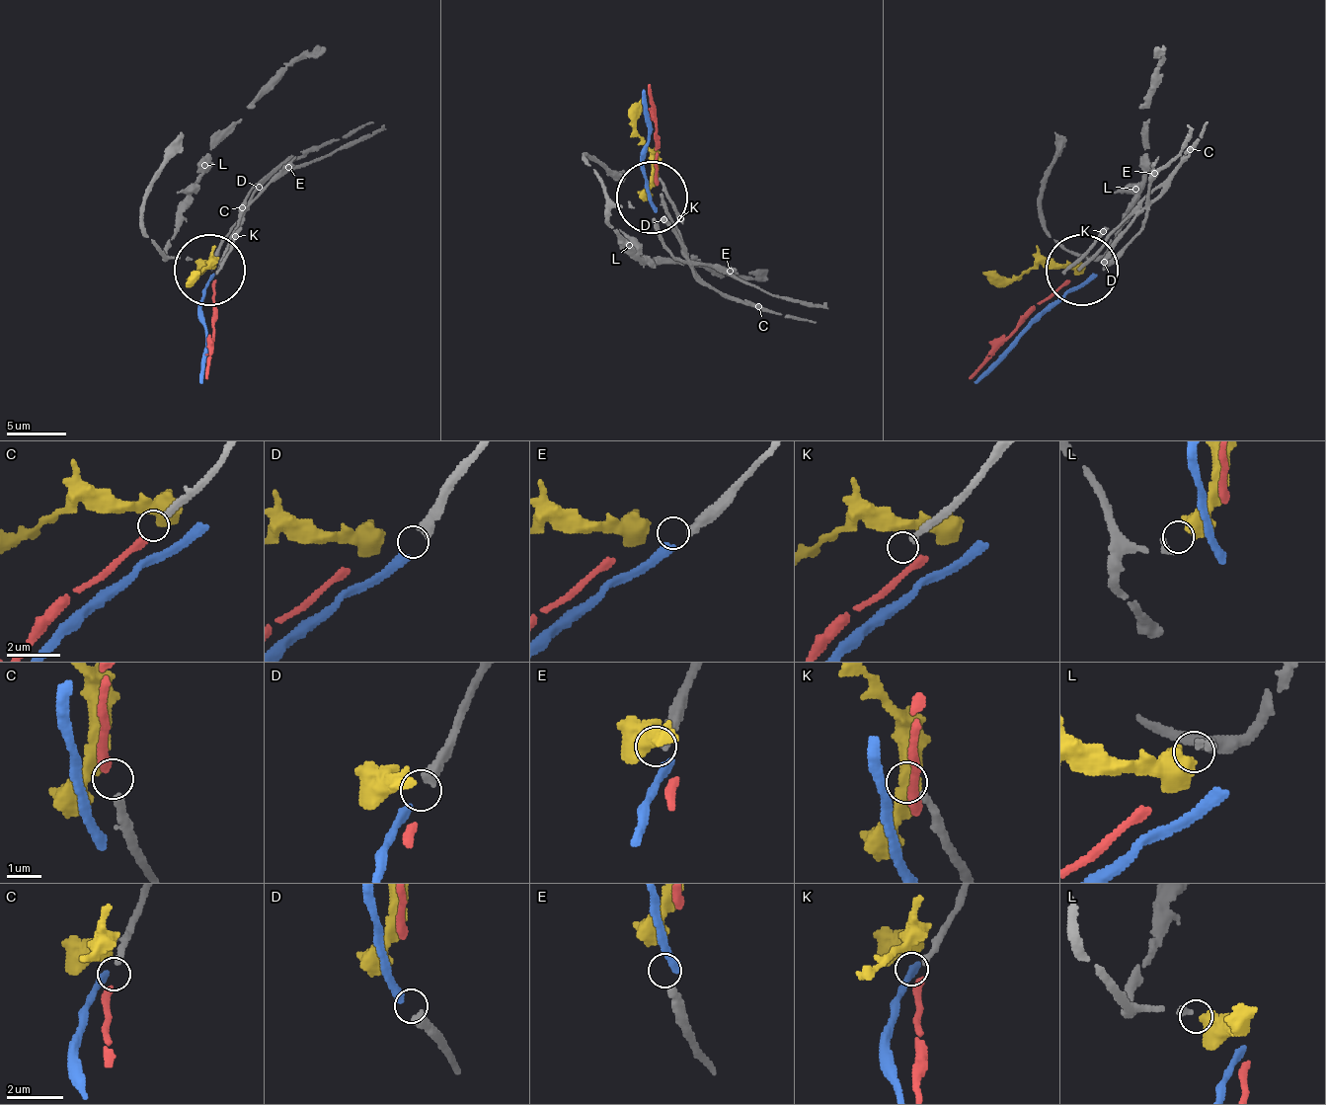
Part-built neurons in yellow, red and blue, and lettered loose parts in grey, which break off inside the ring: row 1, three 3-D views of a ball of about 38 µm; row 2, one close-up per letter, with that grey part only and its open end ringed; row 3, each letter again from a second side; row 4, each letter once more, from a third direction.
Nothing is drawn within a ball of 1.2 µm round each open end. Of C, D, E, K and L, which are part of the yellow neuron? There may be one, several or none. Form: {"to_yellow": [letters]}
{"to_yellow": ["L"]}

